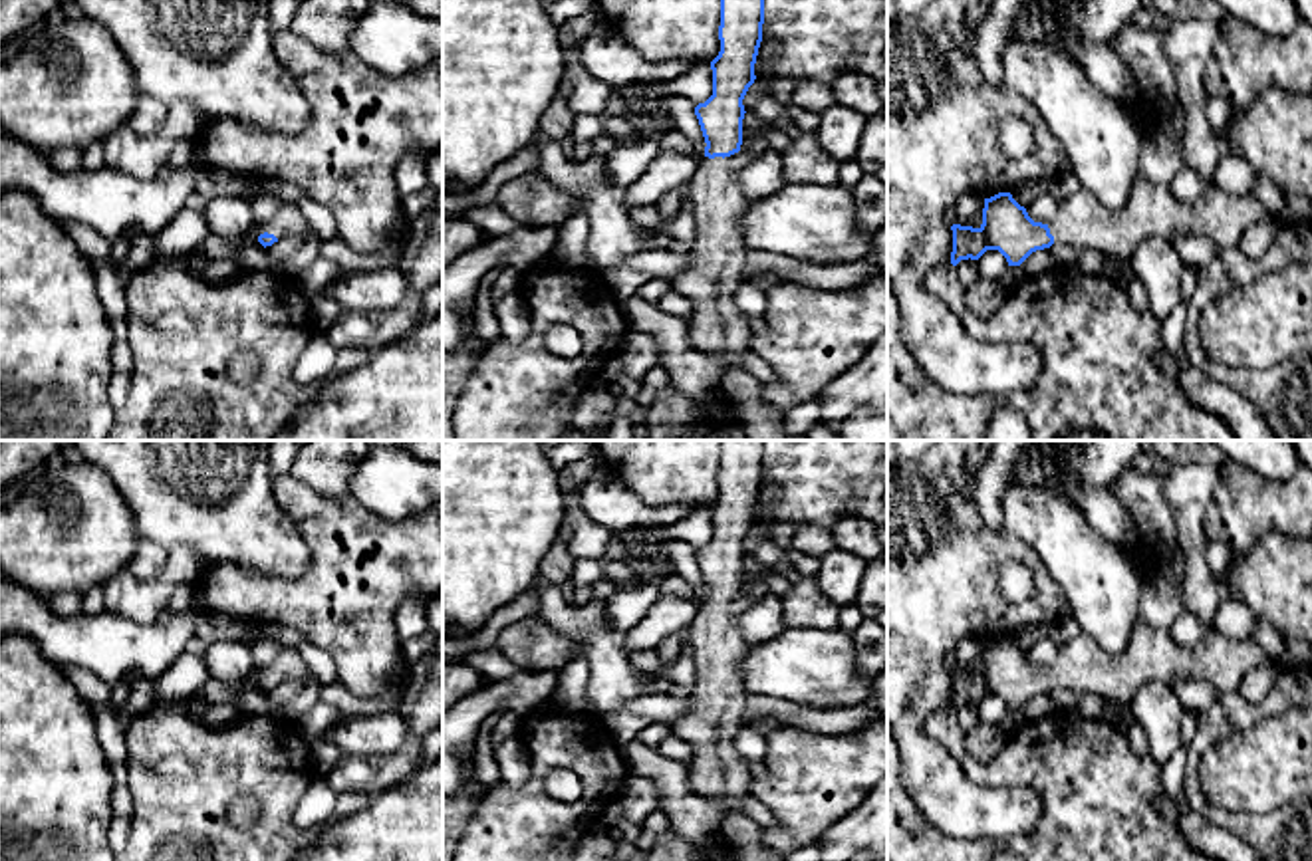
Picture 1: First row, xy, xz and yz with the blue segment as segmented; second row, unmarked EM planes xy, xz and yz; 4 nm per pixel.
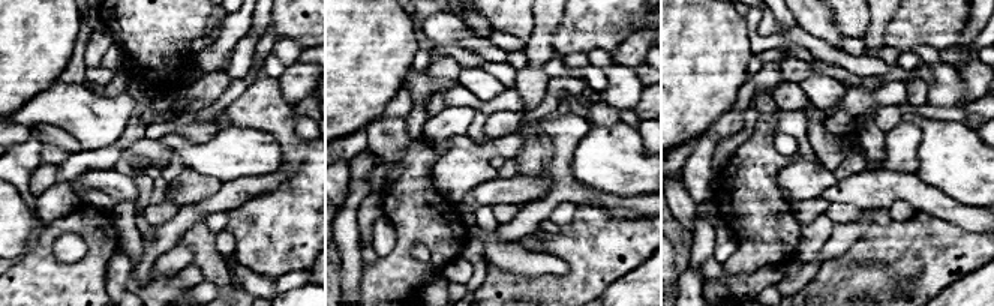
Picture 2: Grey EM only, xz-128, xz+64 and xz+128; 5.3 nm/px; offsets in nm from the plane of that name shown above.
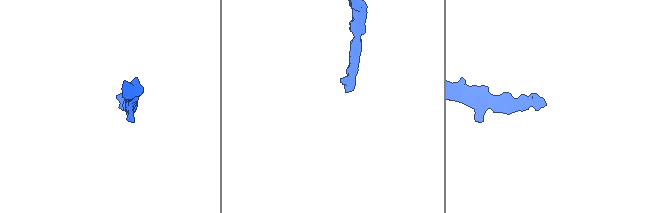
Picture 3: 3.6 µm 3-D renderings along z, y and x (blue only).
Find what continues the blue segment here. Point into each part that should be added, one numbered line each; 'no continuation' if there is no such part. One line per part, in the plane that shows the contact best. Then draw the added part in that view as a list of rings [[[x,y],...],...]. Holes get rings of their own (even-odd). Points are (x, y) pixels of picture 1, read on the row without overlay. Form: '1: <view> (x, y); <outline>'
1: xz (717, 647); [[[744,595],[724,603],[699,601],[699,613],[687,631],[697,678],[689,694],[691,708],[671,730],[693,750],[693,758],[687,764],[691,790],[711,800],[742,801],[750,796],[752,774],[748,762],[734,746],[748,696],[740,678],[740,663],[748,651],[748,643],[740,633],[740,617],[750,603],[752,599]]]

